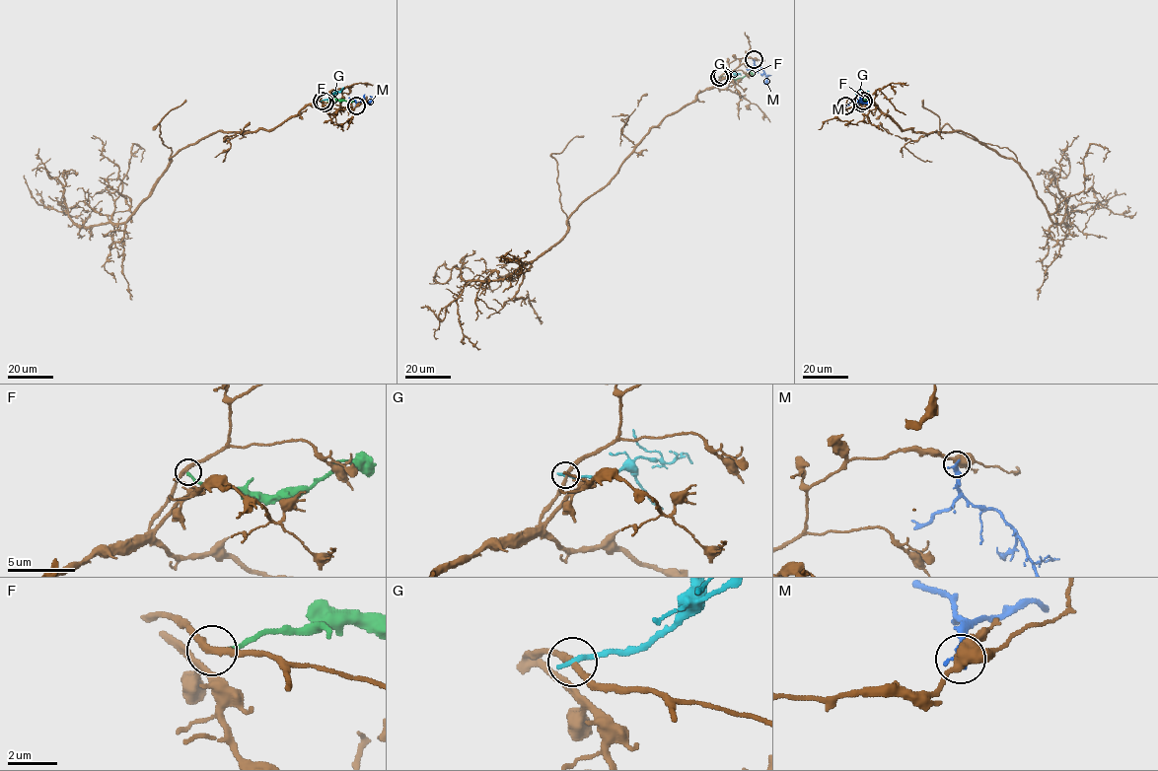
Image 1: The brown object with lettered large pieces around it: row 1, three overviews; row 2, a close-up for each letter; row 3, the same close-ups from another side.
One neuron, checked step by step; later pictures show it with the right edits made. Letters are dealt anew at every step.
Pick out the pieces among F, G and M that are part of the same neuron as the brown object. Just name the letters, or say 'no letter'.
no letter

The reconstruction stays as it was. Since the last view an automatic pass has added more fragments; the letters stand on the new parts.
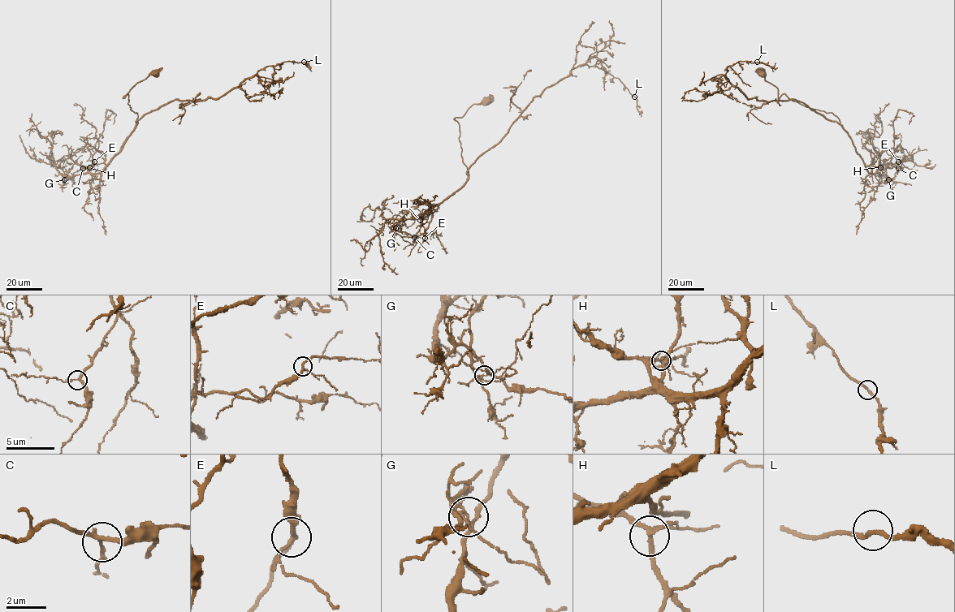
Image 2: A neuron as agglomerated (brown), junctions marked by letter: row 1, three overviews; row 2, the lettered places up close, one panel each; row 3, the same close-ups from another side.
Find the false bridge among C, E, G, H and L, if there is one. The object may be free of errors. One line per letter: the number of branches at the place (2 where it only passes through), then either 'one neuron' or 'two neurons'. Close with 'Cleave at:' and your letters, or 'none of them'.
C: 3 branches meet; one neuron
E: 3 branches meet; one neuron
G: 5 branches meet; one neuron
H: 4 branches meet; one neuron
L: 2 branches meet; one neuron
Cleave at: none of them

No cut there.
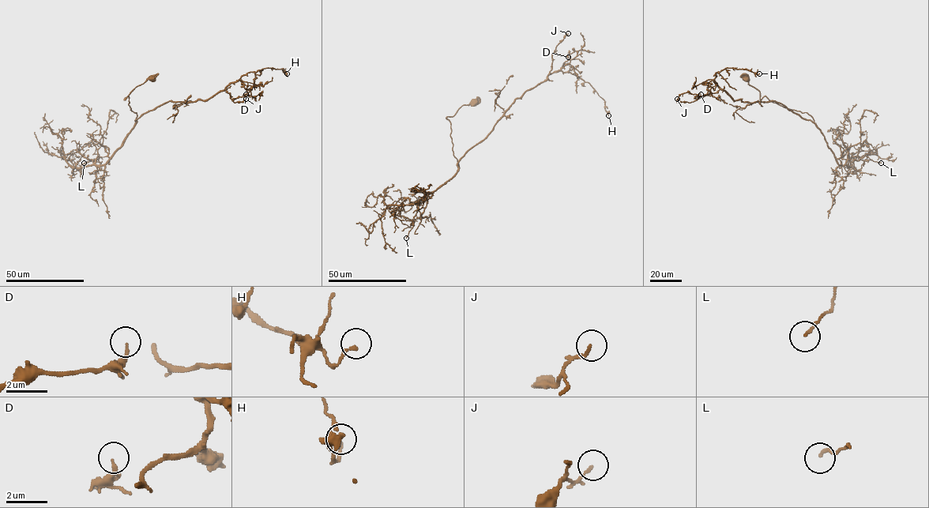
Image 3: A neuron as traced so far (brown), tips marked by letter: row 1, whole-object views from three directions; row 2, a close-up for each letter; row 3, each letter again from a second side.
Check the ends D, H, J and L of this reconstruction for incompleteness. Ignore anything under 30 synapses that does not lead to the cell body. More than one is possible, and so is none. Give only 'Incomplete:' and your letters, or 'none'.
Incomplete: none

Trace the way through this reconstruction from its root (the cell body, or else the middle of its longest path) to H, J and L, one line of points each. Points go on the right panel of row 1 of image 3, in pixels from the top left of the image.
H: (746, 78), (760, 99), (806, 112), (814, 122), (775, 101), (734, 100), (714, 80), (727, 68), (759, 73)
J: (746, 78), (760, 99), (806, 112), (814, 122), (775, 101), (734, 100), (722, 89), (690, 103), (677, 99)
L: (746, 78), (759, 92), (760, 99), (765, 96), (784, 107), (809, 114), (840, 165), (847, 159), (881, 163)

